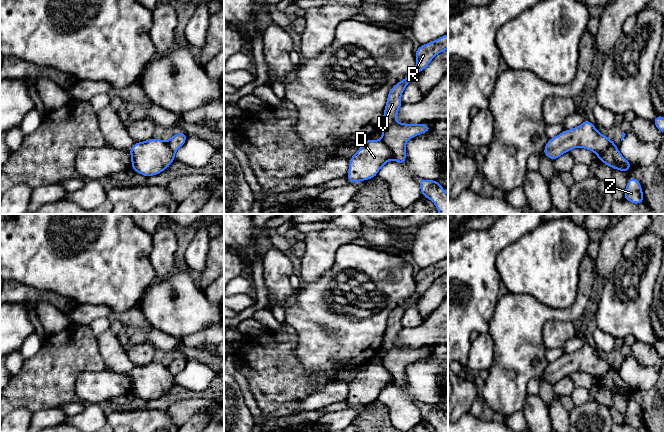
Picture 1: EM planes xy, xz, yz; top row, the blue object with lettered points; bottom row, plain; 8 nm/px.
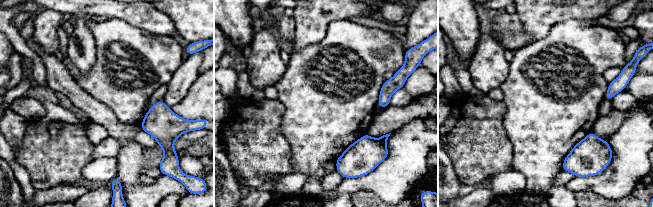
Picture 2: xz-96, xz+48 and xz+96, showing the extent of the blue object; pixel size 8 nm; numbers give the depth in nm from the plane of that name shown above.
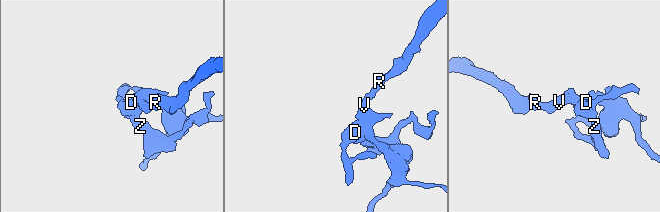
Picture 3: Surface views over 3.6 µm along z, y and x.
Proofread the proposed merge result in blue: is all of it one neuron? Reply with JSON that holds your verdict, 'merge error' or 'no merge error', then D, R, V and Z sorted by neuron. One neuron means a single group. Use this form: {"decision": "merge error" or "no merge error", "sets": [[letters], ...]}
{"decision": "merge error", "sets": [["D", "Z"], ["R", "V"]]}

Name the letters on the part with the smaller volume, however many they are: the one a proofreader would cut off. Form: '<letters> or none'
D, Z

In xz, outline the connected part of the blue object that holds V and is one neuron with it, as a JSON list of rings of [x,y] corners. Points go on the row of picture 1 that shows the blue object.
[[[448,34],[420,45],[415,50],[416,66],[414,70],[406,75],[402,81],[398,81],[388,93],[379,129],[383,131],[381,134],[382,140],[393,152],[393,161],[401,165],[406,163],[406,142],[410,138],[423,134],[429,129],[425,124],[407,124],[396,121],[399,108],[403,104],[401,95],[412,78],[417,73],[423,72],[432,59],[446,49],[448,49]]]

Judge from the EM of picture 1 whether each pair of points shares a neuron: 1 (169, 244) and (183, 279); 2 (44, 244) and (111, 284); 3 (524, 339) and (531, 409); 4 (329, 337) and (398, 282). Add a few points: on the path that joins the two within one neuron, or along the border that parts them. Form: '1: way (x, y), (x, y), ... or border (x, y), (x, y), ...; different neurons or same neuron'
1: border (174, 271), (165, 278), (154, 281); different neurons
2: way (61, 259), (86, 259), (94, 267); same neuron
3: border (528, 394), (522, 412); different neurons
4: way (346, 320), (381, 289); same neuron

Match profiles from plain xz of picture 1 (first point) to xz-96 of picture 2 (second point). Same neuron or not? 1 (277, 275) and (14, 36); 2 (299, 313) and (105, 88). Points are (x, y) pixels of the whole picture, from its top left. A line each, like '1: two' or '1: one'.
1: two
2: one

